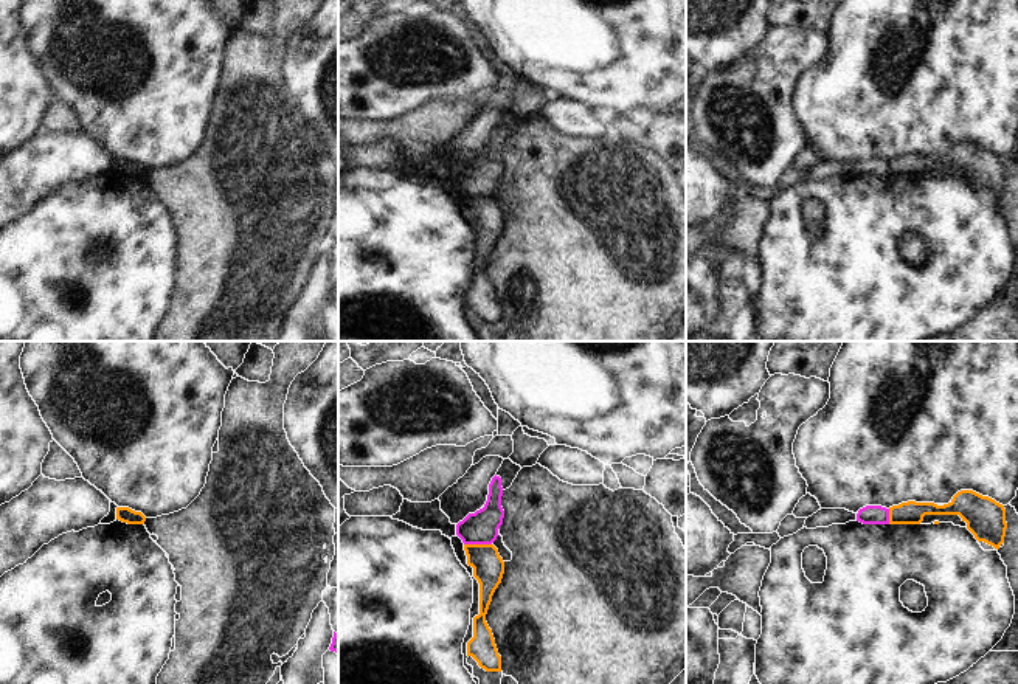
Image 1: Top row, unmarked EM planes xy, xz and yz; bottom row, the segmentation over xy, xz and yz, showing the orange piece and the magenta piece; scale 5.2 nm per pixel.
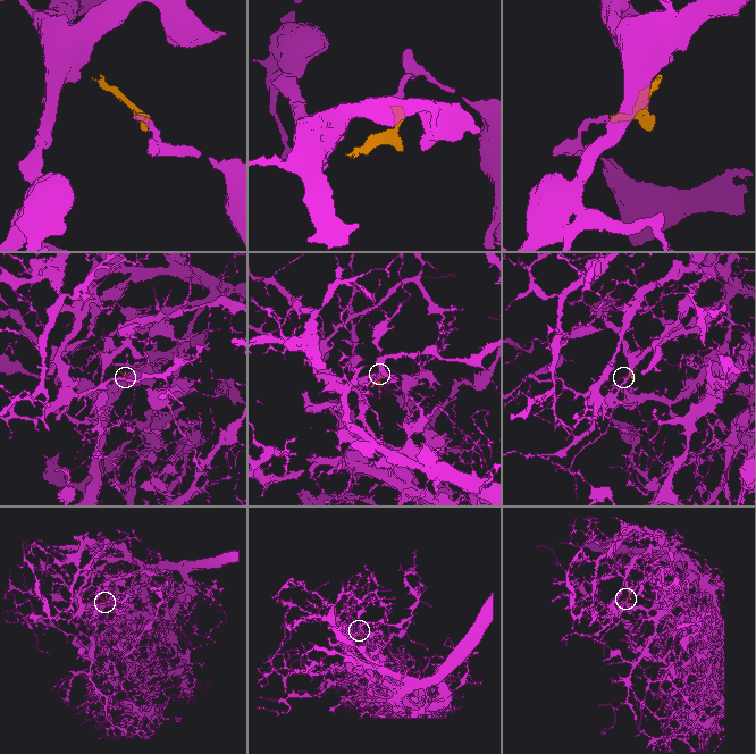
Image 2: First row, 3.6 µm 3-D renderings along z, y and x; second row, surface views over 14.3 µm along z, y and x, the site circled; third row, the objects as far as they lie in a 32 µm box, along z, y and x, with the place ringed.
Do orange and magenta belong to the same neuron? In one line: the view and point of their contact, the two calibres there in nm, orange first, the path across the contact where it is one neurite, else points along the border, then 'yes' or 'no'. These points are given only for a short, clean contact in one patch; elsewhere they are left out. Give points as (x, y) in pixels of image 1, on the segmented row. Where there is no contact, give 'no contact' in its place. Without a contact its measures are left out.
meets orange in xz at (478, 545); 160 nm thick on the orange side, 180 nm on the other; no

